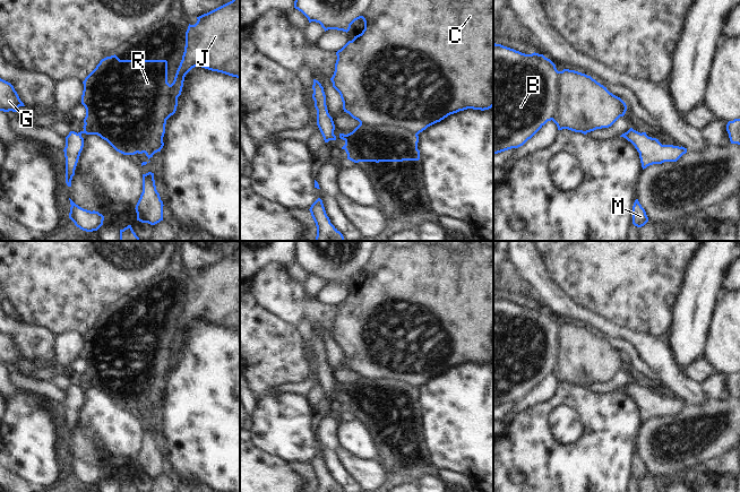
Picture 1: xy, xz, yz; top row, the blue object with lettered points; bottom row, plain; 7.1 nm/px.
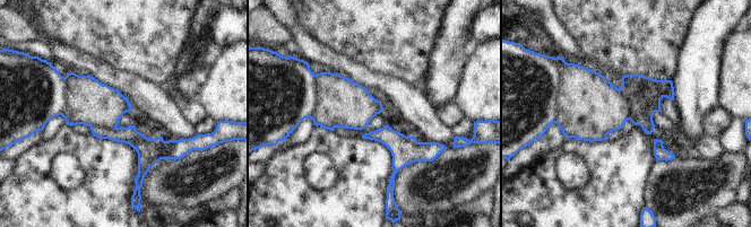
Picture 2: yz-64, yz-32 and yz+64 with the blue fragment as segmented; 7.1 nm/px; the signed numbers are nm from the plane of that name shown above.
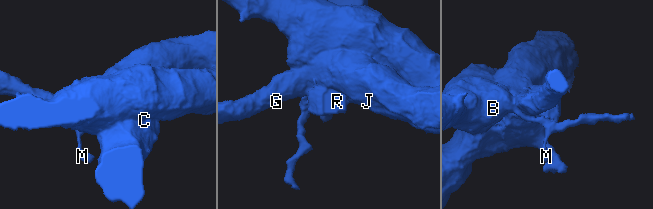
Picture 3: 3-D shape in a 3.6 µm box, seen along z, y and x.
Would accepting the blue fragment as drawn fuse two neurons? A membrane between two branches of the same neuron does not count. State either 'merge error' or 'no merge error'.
merge error

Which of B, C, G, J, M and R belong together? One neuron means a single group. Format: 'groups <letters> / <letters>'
groups B M / C G J R

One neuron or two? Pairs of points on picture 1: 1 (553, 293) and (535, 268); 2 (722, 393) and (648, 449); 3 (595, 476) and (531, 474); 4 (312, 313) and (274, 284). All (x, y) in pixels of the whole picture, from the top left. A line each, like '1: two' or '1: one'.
1: one
2: two
3: one
4: one

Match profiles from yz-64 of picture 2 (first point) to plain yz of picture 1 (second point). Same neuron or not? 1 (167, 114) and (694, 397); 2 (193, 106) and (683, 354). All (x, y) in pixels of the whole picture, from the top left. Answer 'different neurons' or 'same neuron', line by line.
1: same neuron
2: different neurons

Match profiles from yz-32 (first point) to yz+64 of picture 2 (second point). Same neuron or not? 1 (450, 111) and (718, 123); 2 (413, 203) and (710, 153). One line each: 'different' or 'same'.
1: same
2: different

